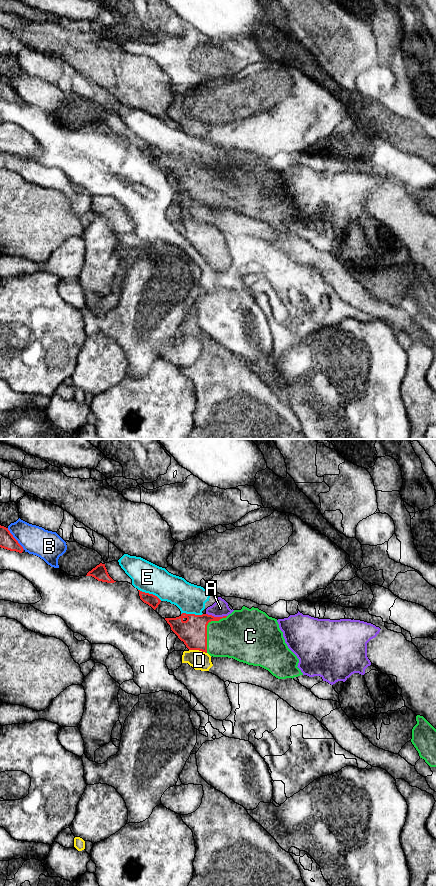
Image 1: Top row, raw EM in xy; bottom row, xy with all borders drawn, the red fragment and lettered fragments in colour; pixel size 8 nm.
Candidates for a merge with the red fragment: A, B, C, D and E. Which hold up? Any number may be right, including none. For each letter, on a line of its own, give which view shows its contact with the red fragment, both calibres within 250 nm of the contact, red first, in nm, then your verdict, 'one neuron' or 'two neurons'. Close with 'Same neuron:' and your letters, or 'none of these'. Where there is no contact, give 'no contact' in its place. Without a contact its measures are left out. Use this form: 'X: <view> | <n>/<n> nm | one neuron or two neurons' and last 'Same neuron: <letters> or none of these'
A: xy | 220/140 nm | two neurons
B: xy | 120/220 nm | two neurons
C: xy | 220/360 nm | one neuron
D: xy | 220/150 nm | two neurons
E: xy | 90/240 nm | two neurons
Same neuron: C

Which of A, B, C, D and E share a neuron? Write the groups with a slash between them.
A E / B / C / D

